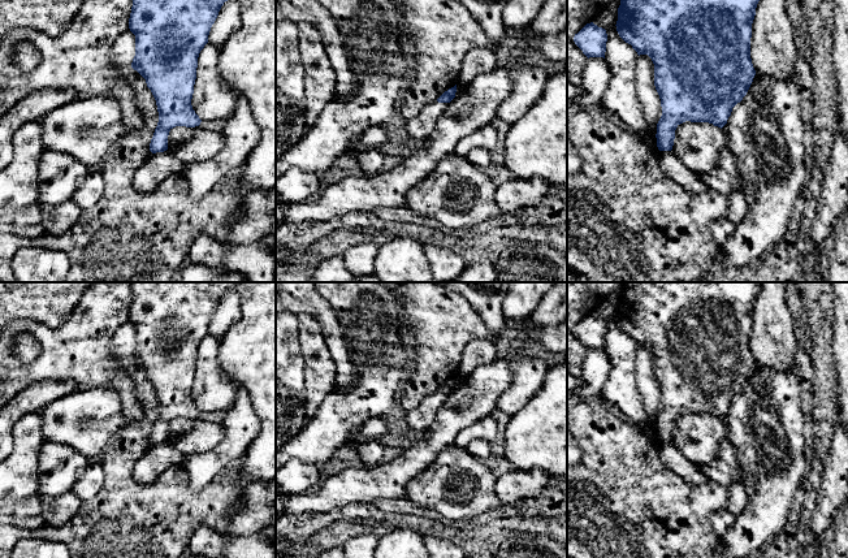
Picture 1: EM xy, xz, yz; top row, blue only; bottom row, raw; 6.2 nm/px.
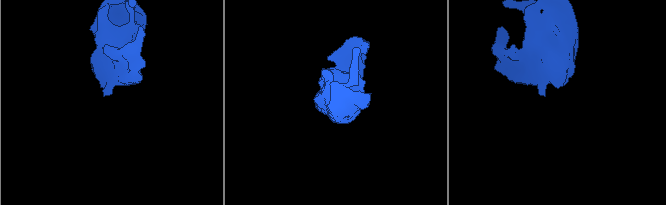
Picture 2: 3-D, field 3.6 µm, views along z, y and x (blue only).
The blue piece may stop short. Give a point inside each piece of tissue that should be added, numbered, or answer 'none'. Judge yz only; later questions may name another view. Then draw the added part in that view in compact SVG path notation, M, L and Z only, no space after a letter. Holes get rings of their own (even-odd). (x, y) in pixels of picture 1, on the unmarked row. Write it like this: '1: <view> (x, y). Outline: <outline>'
none

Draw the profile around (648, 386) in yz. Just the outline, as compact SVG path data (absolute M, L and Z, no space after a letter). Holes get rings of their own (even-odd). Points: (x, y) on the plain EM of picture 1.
M640 346L635 359L637 386L648 406L648 420L657 425L657 415L662 407L661 390L654 377L654 355L648 346Z

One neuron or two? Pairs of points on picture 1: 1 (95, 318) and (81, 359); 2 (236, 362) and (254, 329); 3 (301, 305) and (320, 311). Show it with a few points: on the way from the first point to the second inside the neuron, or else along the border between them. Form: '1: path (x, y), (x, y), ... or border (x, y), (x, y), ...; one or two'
1: path (90, 328), (81, 349); one
2: path (243, 354), (254, 344), (254, 337); one
3: path (306, 305), (315, 306); one

